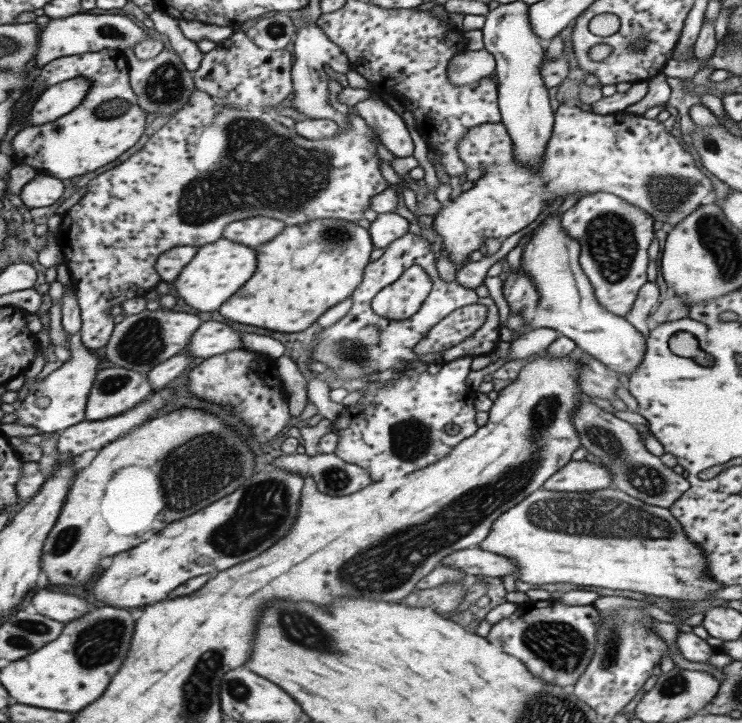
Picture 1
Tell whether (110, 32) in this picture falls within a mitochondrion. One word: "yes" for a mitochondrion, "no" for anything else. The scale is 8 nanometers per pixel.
yes

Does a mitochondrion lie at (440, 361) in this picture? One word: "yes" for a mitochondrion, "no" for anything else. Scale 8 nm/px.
no

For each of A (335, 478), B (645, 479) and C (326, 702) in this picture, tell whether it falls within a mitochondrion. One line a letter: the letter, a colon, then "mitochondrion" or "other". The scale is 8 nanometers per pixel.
A: mitochondrion
B: mitochondrion
C: other

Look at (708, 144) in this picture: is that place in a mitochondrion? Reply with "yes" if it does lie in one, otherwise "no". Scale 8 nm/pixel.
yes

